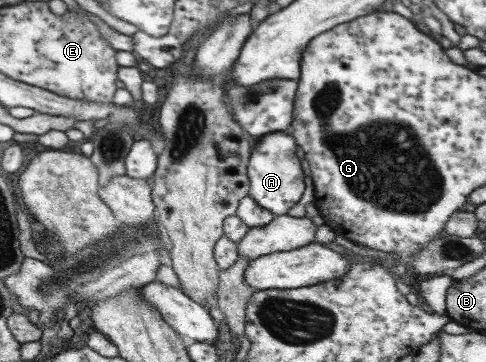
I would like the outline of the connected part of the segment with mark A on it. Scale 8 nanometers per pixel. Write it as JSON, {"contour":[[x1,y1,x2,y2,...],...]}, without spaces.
{"contour":[[285,131,268,133,258,138,255,151,251,154,248,166,248,179,251,182,251,190,248,196,256,202,257,206,268,210,273,216,287,214,288,210,300,200,304,182,298,158,294,156,296,142]]}

